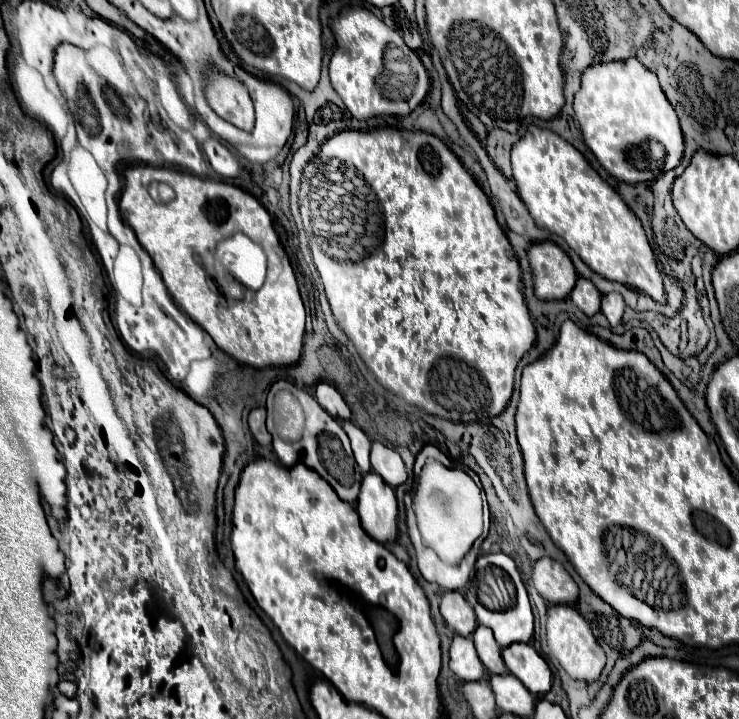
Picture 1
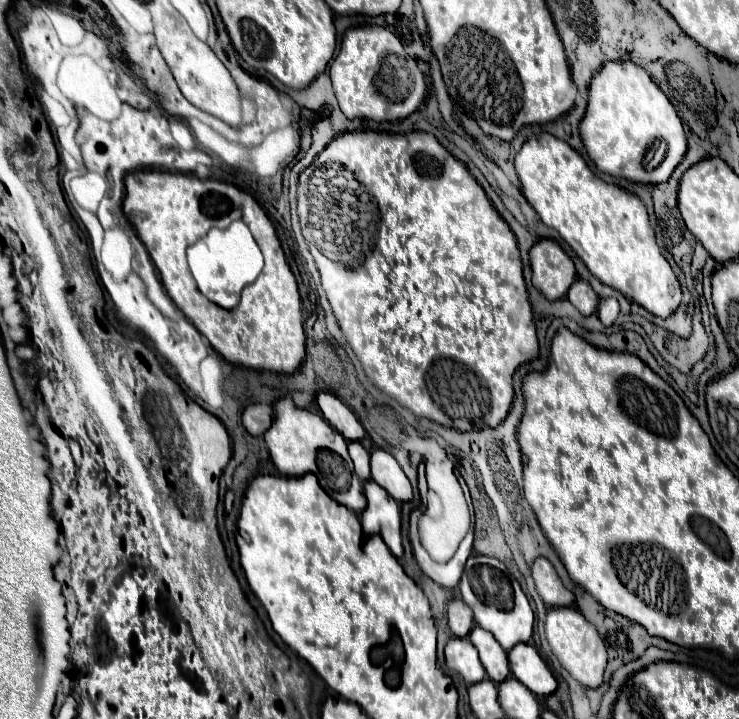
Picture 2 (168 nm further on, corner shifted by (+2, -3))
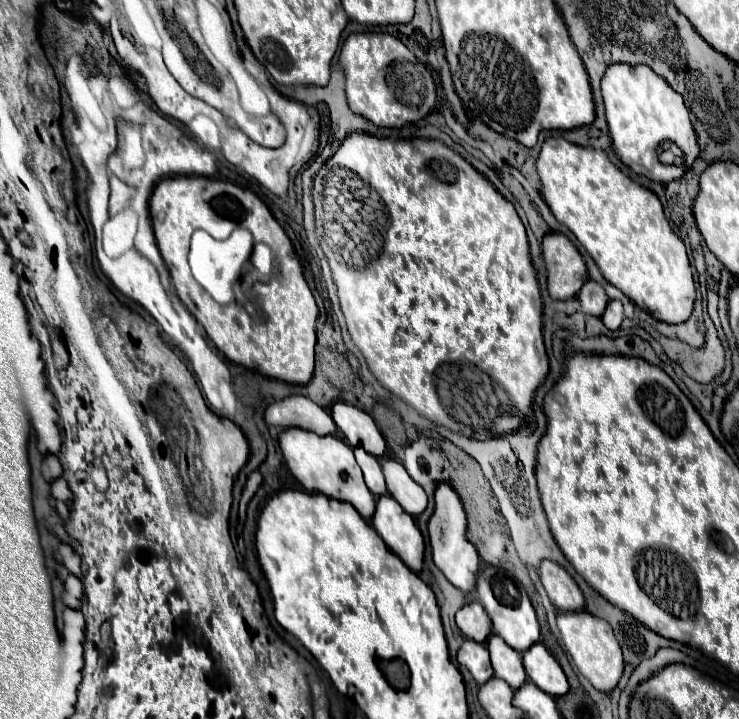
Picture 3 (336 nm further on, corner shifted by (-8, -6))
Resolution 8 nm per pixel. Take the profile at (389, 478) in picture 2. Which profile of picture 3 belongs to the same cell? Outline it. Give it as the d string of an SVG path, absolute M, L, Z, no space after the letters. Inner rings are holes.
M384 457L382 471L386 477L388 493L402 505L402 509L410 515L420 515L426 509L426 493L424 489L408 475L404 465L392 457Z

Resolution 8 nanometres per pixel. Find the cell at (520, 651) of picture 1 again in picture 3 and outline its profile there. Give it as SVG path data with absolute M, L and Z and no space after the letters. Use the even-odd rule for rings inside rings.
M534 643L528 651L522 653L522 661L526 667L528 679L546 691L552 697L560 697L568 691L568 679L558 665L558 661L548 653L542 643Z

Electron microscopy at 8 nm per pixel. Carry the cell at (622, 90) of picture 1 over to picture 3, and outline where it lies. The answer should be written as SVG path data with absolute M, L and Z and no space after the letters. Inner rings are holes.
M618 63L606 69L602 77L602 97L606 107L606 121L610 139L620 161L636 175L644 175L656 183L670 183L684 175L698 157L698 141L690 123L690 111L670 85L646 65ZM664 143L676 145L676 163L666 165L660 161L658 147Z

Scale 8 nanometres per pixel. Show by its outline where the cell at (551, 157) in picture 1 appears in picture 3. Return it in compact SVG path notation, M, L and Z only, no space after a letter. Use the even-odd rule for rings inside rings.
M548 137L544 141L536 161L536 171L542 183L540 193L552 215L576 235L588 255L596 261L604 279L608 279L654 319L664 323L688 321L694 307L694 279L690 273L690 261L682 239L670 229L662 203L652 191L636 185L630 177L616 169L606 153L568 143L562 137Z

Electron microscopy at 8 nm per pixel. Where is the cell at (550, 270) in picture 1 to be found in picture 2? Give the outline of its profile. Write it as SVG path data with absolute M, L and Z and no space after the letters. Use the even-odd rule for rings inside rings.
M538 240L530 250L530 264L532 282L548 300L564 298L576 280L574 262L554 240Z

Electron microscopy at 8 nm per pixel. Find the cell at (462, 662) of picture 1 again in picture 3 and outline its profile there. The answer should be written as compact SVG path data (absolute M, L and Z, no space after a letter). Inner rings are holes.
M466 639L458 649L458 663L464 665L480 685L486 683L486 679L494 677L494 669L490 667L490 655L484 643Z

